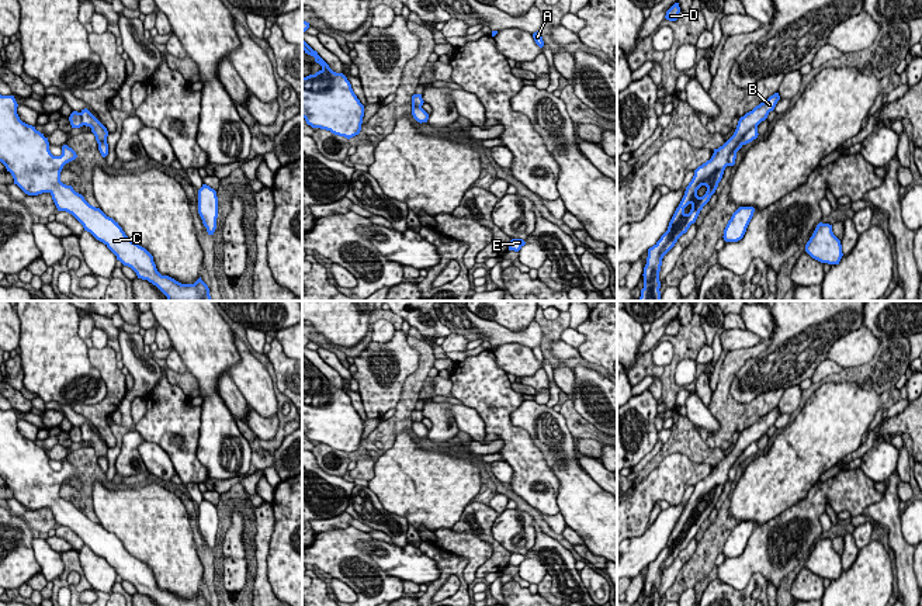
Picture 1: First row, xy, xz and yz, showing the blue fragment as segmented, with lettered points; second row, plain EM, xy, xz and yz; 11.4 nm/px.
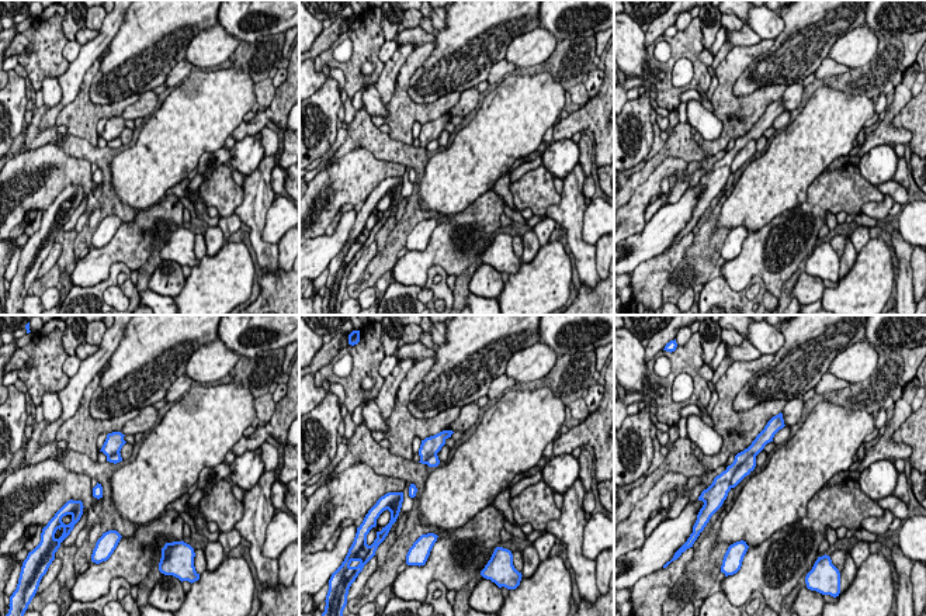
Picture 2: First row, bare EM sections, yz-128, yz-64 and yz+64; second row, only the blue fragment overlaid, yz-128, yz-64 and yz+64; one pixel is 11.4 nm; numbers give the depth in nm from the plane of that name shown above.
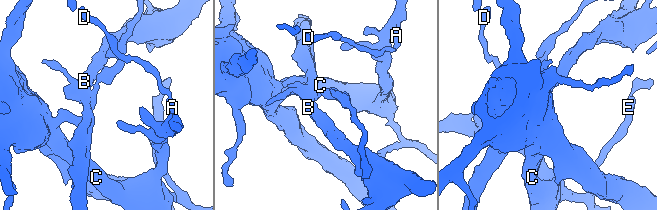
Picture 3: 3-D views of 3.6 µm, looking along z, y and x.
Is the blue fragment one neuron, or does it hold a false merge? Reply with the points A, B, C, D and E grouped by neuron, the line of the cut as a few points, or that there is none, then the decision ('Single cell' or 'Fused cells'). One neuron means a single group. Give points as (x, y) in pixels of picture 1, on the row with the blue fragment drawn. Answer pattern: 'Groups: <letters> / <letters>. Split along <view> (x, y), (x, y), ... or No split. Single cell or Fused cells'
Groups: A C D E / B. Split along yz (756, 125), (737, 144), (727, 165). Fused cells

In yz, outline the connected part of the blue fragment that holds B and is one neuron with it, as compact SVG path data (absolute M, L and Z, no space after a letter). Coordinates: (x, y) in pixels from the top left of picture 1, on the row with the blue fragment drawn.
M774 93L741 117L734 135L722 146L714 149L710 160L694 170L694 176L686 187L684 195L669 222L668 231L648 249L647 264L642 274L644 288L641 290L639 301L661 301L659 271L663 256L675 246L677 239L687 232L690 225L696 222L700 211L715 193L724 170L728 166L729 155L734 152L736 143L751 128L758 127L767 118L779 100L779 93Z

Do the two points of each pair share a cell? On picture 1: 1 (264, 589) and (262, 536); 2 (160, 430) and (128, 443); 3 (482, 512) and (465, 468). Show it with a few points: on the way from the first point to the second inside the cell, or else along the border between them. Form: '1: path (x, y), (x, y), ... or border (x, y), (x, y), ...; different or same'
1: path (262, 577), (262, 549); same
2: border (134, 429), (145, 440); different
3: border (471, 501), (451, 527); different

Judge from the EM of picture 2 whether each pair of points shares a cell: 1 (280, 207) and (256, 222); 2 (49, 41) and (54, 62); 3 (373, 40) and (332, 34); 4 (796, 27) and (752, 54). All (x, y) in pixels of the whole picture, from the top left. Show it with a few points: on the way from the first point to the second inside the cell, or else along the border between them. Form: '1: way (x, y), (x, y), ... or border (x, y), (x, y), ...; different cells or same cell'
1: border (274, 200), (266, 217), (263, 239), (276, 245); different cells
2: way (49, 47), (49, 56); same cell
3: border (342, 33), (315, 58); different cells
4: border (774, 40), (765, 52), (759, 54), (749, 63); different cells

